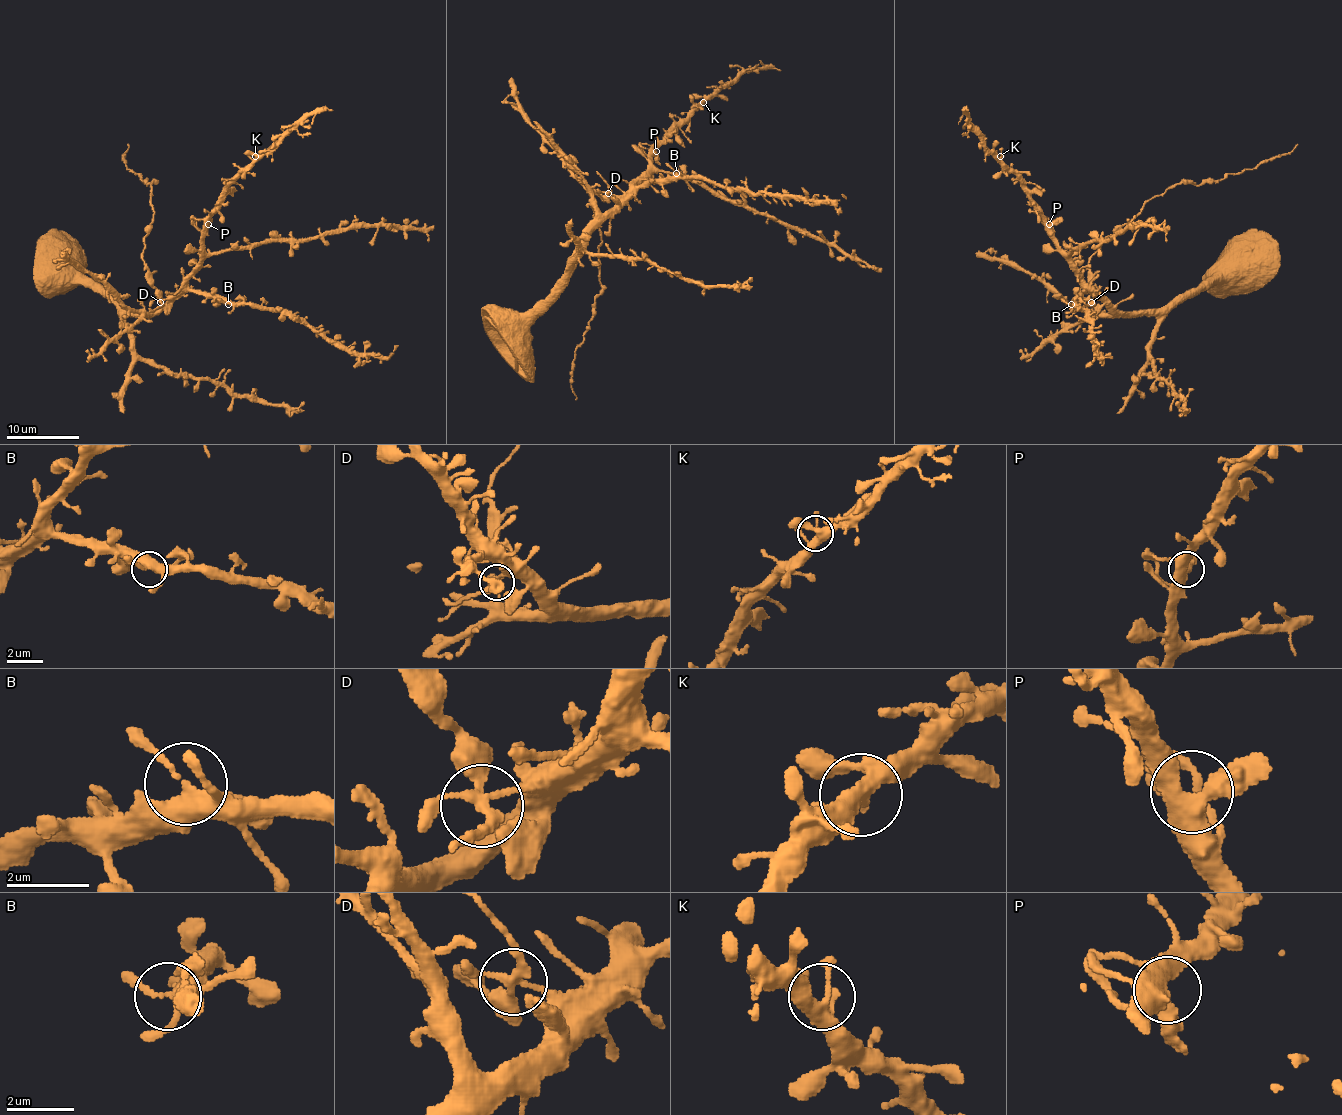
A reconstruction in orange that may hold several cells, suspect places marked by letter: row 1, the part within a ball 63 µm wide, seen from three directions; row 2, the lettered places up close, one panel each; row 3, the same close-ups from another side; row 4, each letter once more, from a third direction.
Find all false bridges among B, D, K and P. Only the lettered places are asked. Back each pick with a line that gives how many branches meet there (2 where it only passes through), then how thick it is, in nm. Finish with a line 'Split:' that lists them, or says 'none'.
D: Branches: 4. Thickness 240 nm
Split: D

